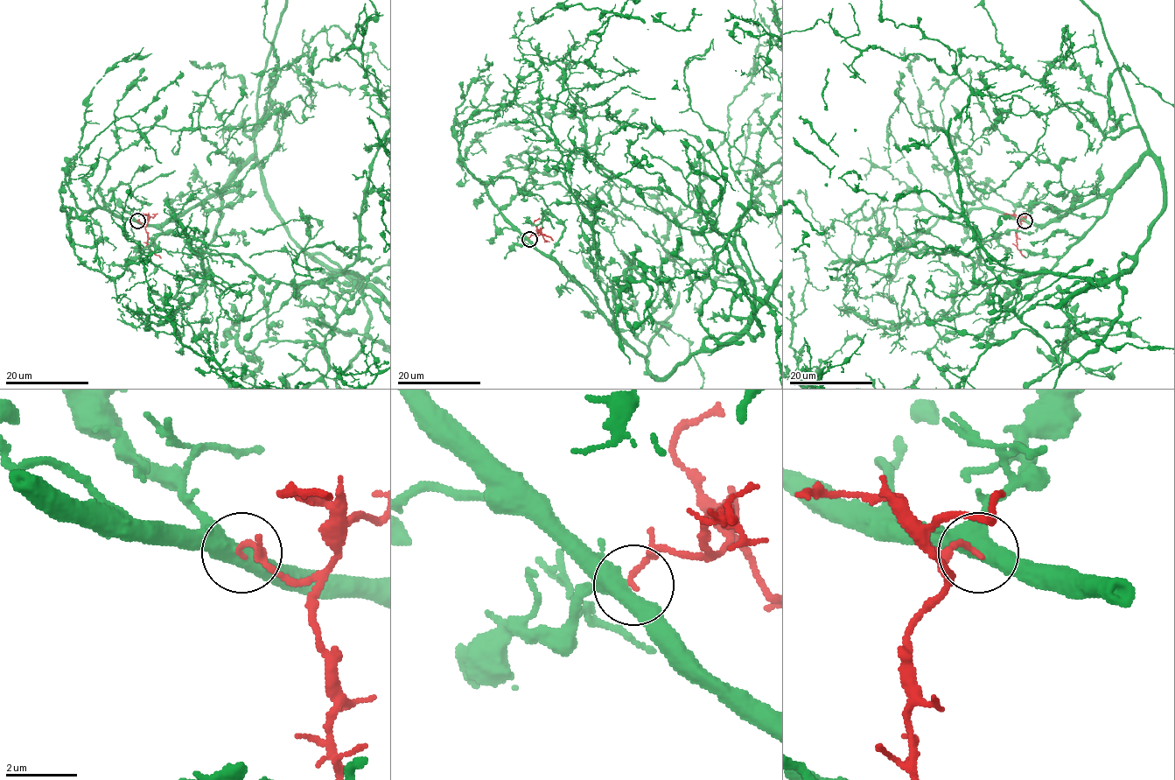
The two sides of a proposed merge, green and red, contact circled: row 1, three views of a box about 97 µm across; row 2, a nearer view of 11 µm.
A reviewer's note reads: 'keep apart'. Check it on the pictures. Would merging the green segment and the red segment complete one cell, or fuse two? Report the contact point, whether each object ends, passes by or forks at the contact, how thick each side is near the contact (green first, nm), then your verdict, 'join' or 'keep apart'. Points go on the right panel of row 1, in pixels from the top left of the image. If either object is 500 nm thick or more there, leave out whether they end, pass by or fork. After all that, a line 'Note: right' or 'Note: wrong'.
place (1024, 221); calibres 500 and 140 nm; join
Note: wrong

